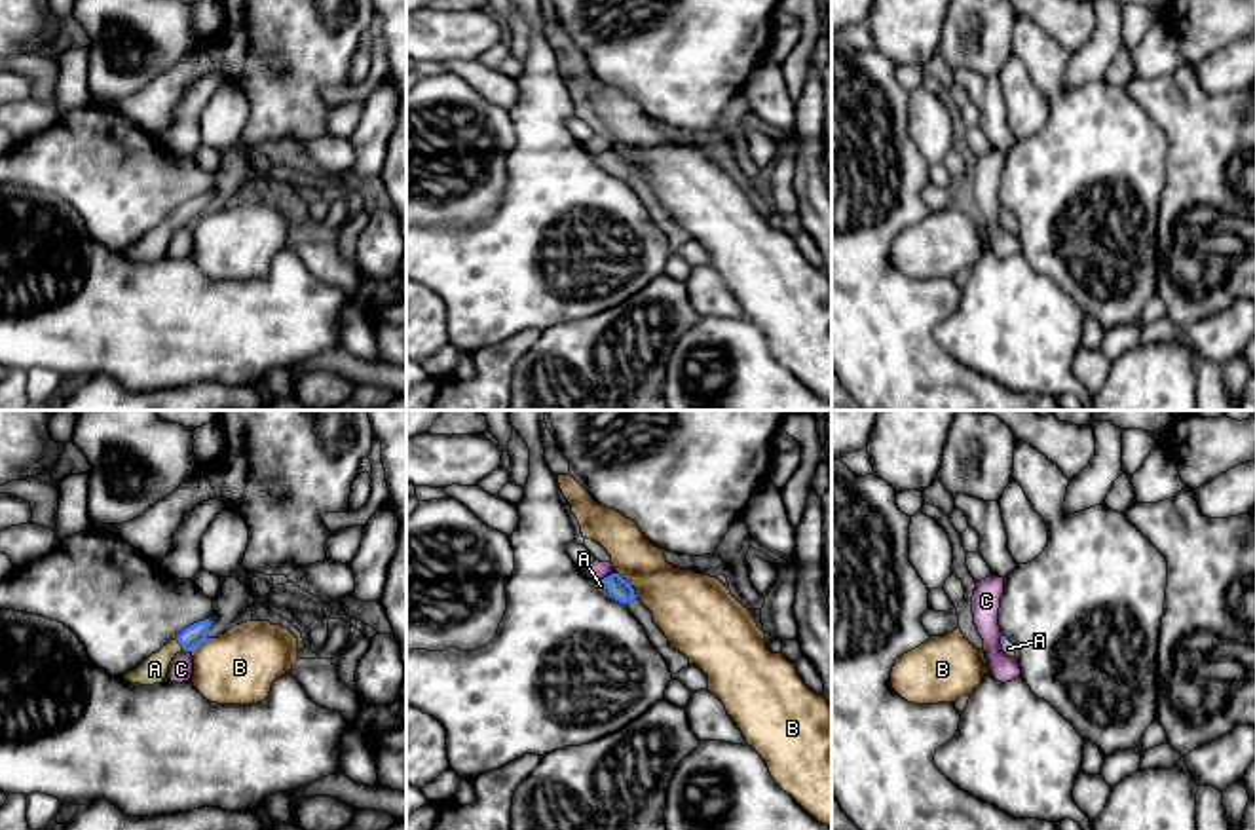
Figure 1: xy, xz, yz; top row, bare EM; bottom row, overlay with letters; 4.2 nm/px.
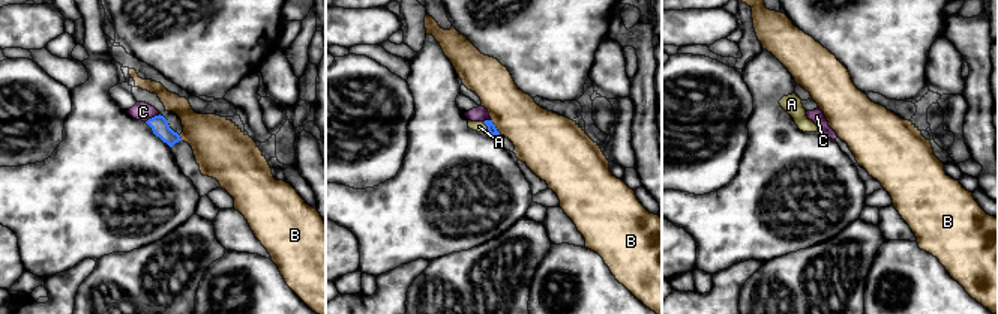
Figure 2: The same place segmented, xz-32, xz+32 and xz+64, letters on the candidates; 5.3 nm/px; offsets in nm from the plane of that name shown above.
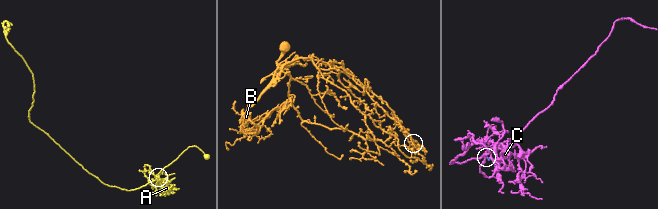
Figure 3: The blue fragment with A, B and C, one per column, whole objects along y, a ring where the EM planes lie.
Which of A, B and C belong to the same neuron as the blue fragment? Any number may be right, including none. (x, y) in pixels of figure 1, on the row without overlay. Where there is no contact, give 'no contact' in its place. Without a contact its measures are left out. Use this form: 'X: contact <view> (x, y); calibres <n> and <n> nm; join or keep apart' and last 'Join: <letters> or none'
A: contact xy (179, 217); calibres 90 and 110 nm; join
B: contact xz (629, 160); calibres 90 and 280 nm; keep apart
C: contact xz (608, 150); calibres 90 and 80 nm; keep apart
Join: A

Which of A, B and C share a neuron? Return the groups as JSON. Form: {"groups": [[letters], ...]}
{"groups": [["A"], ["B"], ["C"]]}

